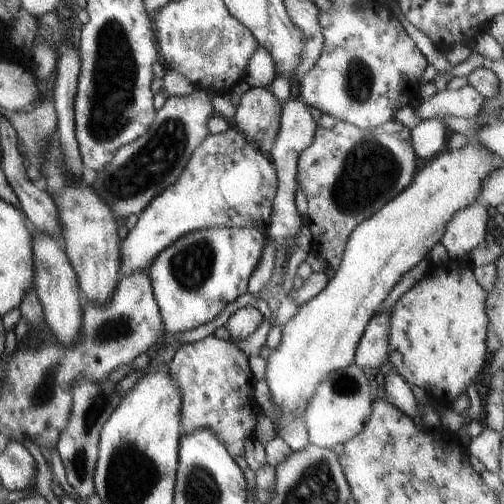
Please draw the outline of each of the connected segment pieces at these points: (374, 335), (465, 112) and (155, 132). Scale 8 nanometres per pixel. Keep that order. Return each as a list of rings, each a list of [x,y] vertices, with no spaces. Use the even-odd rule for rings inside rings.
[[[389,314],[375,315],[358,342],[353,365],[360,369],[380,368],[389,356],[388,334]]]
[[[467,85],[459,90],[436,92],[430,99],[421,100],[414,113],[421,119],[432,119],[437,115],[470,119],[480,115],[484,104],[485,99]]]
[[[196,88],[189,96],[167,96],[150,129],[141,138],[116,150],[110,163],[97,172],[91,188],[122,222],[130,215],[139,217],[148,204],[169,188],[183,172],[194,150],[208,136],[209,119],[216,113],[211,91]]]

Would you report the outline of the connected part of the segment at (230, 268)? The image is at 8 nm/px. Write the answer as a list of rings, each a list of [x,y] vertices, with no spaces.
[[[217,227],[185,233],[170,244],[153,262],[146,274],[167,333],[185,333],[211,322],[229,304],[248,292],[250,278],[260,262],[267,234],[262,227]]]

